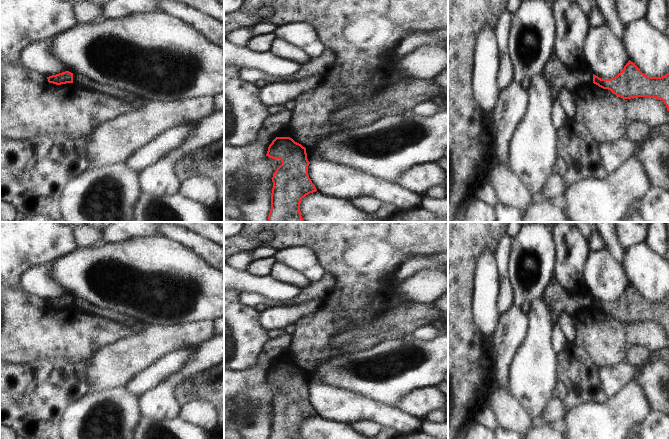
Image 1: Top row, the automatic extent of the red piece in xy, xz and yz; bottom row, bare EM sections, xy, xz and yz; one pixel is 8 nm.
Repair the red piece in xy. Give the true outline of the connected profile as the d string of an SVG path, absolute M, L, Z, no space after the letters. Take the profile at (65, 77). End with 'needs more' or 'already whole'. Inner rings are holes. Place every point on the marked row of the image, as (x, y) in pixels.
M65 71L56 75L52 75L47 77L49 83L53 83L56 85L73 83L73 73L69 71Z; already whole

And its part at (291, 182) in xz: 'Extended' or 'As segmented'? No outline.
As segmented.

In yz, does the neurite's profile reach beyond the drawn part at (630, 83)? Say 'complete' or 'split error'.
complete

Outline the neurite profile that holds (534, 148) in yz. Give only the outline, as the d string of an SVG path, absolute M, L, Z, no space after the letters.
M543 74L531 78L528 88L528 109L518 124L510 144L508 166L532 193L539 193L554 173L558 158L558 130L552 122L554 100L549 83Z

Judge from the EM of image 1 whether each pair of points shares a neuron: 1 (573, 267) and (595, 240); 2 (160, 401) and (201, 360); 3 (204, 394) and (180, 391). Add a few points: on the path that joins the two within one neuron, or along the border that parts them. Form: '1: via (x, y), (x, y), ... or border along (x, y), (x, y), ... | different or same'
1: border along (587, 242), (590, 250) | different
2: via (166, 389), (189, 369) | same
3: via (198, 392), (186, 392) | same

